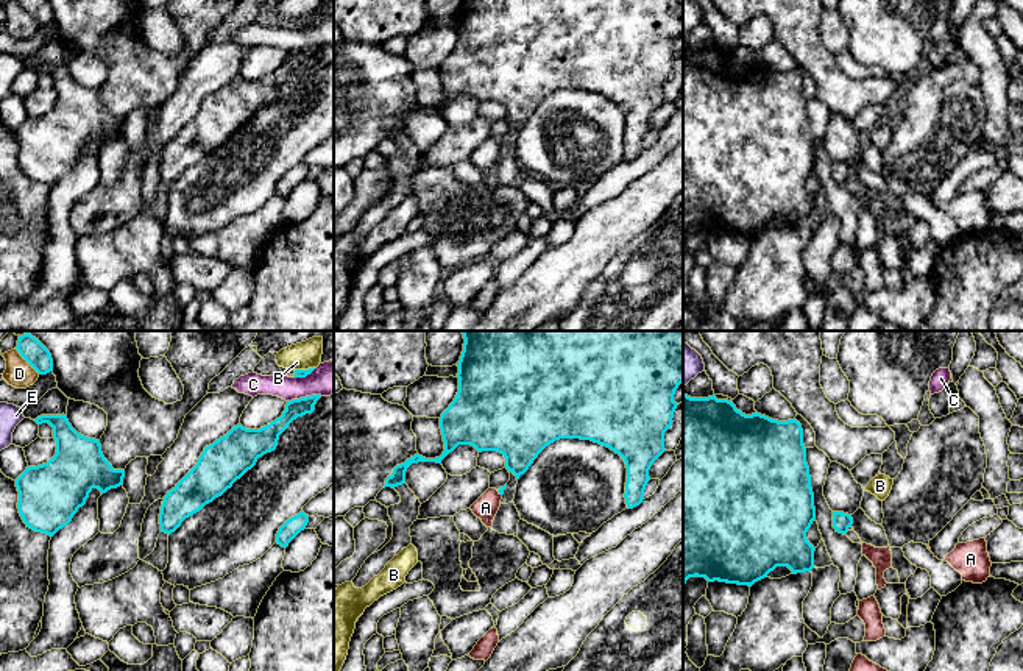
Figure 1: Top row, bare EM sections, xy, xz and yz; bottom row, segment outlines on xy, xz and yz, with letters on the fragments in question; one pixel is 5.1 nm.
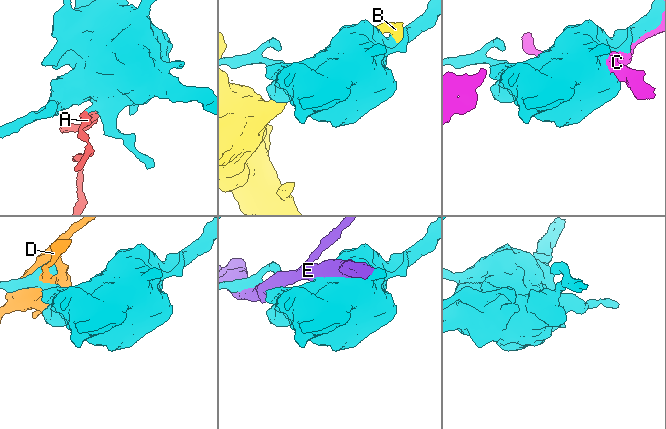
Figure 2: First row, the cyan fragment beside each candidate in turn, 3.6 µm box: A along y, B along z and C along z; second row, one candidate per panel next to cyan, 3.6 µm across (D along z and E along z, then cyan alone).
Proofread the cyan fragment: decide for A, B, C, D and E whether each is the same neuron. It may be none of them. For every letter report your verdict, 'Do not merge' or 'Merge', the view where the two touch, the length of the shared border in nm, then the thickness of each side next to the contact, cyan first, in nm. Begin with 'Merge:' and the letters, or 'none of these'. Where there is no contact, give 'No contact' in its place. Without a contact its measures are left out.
Merge: A
A: Merge. Touches cyan in xz. Shared border 40 nm. Thickness 30 nm (cyan) against 120 nm
B: Do not merge. Touches cyan in xy. Shared border 110 nm. Thickness 50 nm (cyan) against 110 nm
C: Do not merge. Touches cyan in xy. Shared border 190 nm. Thickness 100 nm (cyan) against 180 nm
D: Do not merge. Touches cyan in xy. Shared border 180 nm. Thickness 110 nm (cyan) against 150 nm
E: Do not merge. Touches cyan in xy. Shared border 40 nm. Thickness 20 nm (cyan) against 110 nm

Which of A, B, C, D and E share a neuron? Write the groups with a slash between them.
A / B / C / D / E

